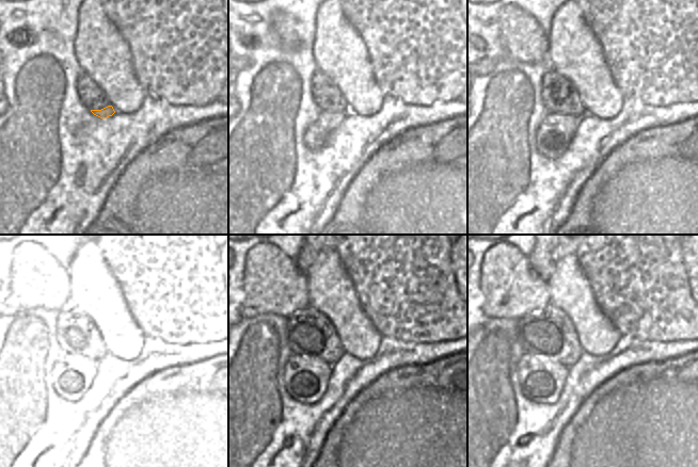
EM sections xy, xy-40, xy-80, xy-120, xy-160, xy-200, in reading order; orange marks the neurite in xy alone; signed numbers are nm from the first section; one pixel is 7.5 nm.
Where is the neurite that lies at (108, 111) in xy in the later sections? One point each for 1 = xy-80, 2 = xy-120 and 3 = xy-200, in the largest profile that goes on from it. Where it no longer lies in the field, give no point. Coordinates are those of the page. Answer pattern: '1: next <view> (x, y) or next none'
1: next xy-80 (555, 132)
2: next xy-120 (72, 375)
3: next xy-200 (541, 380)

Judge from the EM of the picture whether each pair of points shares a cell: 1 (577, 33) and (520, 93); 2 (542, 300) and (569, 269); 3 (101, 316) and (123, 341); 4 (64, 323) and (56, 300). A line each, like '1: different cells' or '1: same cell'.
1: different cells
2: different cells
3: same cell
4: different cells

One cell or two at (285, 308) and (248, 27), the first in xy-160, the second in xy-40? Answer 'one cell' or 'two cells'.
two cells

